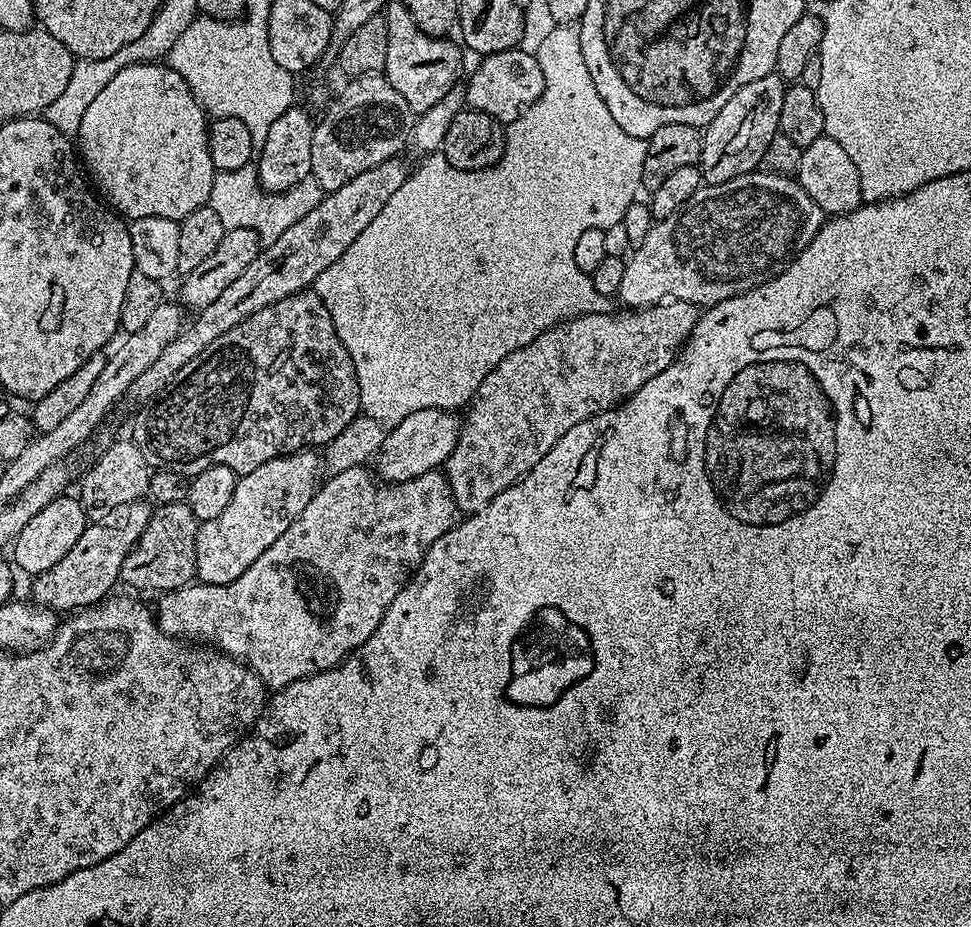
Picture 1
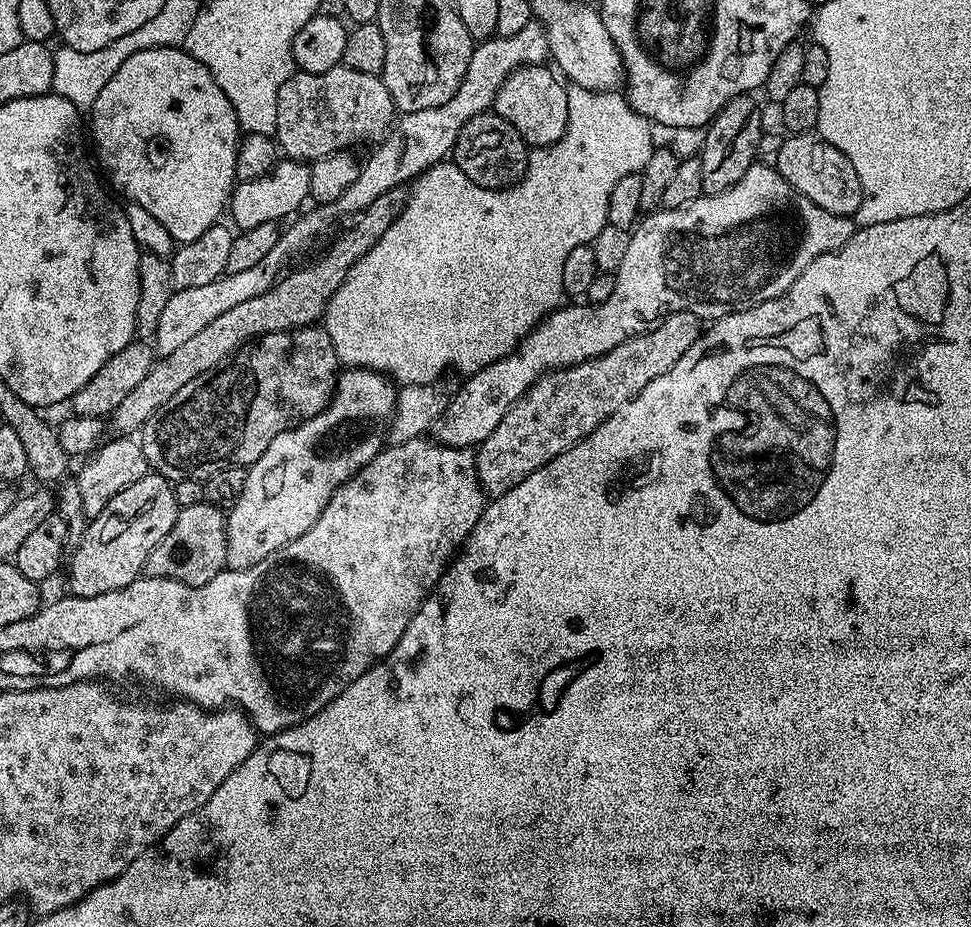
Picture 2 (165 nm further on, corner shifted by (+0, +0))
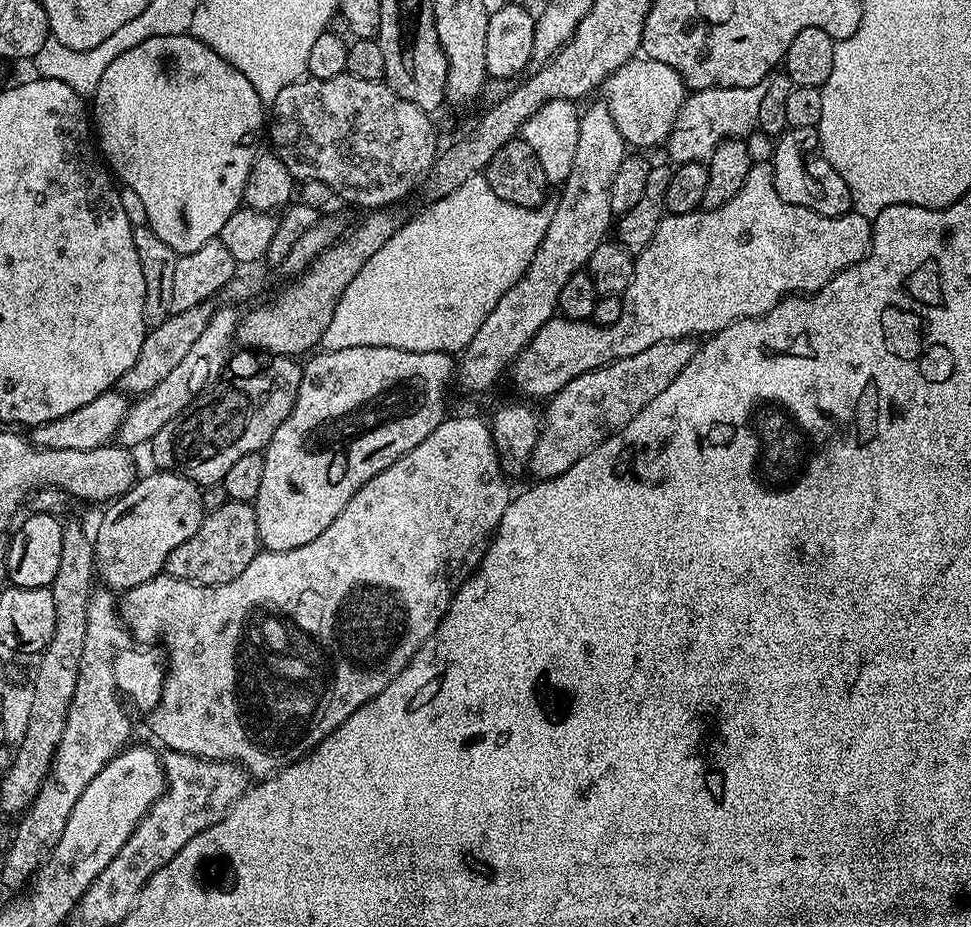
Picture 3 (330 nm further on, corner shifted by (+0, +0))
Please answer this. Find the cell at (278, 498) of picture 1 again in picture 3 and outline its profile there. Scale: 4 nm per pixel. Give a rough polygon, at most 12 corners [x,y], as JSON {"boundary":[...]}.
{"boundary":[[320,350],[263,451],[270,552],[438,430],[447,352]]}

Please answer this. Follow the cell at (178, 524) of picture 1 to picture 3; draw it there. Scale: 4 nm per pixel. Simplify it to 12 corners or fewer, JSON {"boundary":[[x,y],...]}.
{"boundary":[[255,507],[207,513],[164,572],[225,584],[261,548]]}

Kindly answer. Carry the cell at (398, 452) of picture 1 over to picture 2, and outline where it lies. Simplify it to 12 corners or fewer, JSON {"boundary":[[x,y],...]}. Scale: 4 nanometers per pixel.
{"boundary":[[754,162],[649,211],[601,304],[557,308],[434,425],[475,449],[547,372],[675,312],[715,322],[840,251],[853,217]]}

